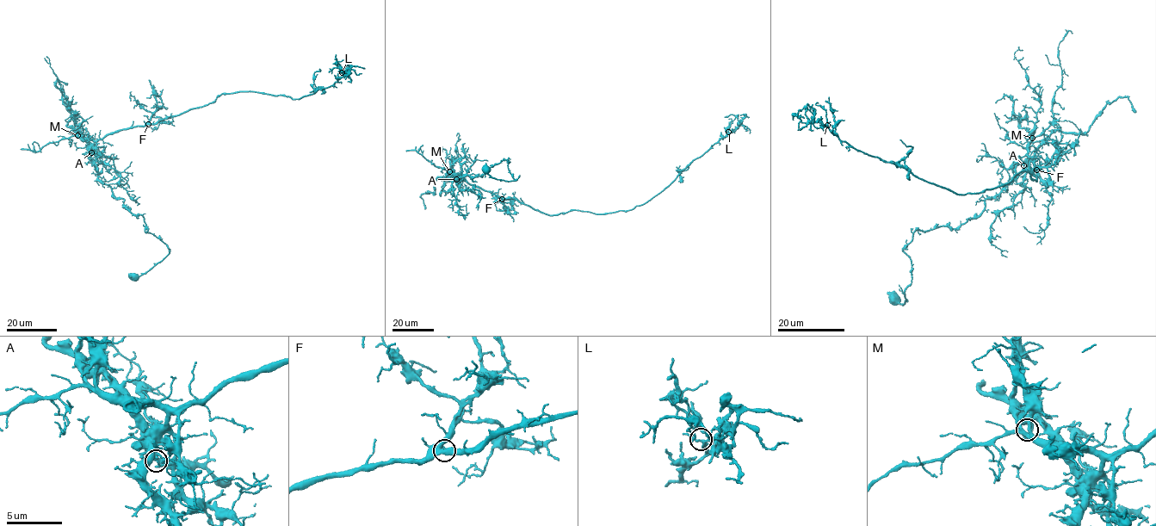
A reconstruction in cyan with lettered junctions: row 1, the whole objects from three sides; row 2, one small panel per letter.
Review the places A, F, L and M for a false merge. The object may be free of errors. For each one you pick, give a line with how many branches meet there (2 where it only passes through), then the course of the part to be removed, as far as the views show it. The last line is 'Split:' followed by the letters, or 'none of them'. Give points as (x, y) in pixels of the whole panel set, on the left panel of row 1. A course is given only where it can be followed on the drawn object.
A: branches 3; course (91, 152), (98, 179), (123, 199), (132, 213), (142, 214), (145, 232), (169, 250), (145, 273), (129, 276)
Split: A

